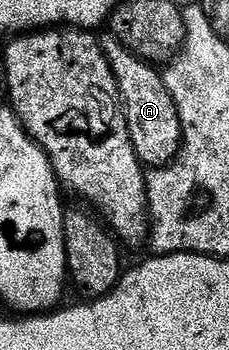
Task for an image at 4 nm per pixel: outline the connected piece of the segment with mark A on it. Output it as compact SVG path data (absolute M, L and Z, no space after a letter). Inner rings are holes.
M136 55L132 60L119 62L119 73L110 77L110 87L104 91L103 102L108 113L122 112L123 124L136 147L140 161L151 168L166 166L176 156L183 142L183 128L176 103L164 86L162 75L146 66ZM133 68L133 70L131 70ZM127 74L132 79L121 83L117 78Z

